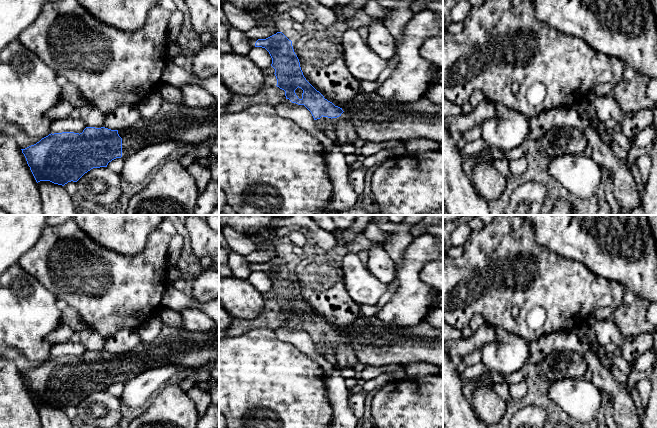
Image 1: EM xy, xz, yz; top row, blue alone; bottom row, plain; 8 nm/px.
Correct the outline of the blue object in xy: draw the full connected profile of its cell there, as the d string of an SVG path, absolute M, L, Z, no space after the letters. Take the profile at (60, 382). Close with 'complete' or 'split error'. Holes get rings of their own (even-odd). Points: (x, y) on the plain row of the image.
M219 325L215 331L190 331L184 327L172 328L163 326L157 338L150 343L140 342L134 349L125 354L111 354L105 351L86 351L82 357L62 356L49 358L39 366L21 373L27 388L36 404L50 405L64 410L68 406L77 406L85 397L93 392L107 391L116 382L126 383L146 370L152 370L163 365L178 365L179 367L201 368L219 362Z; split error

